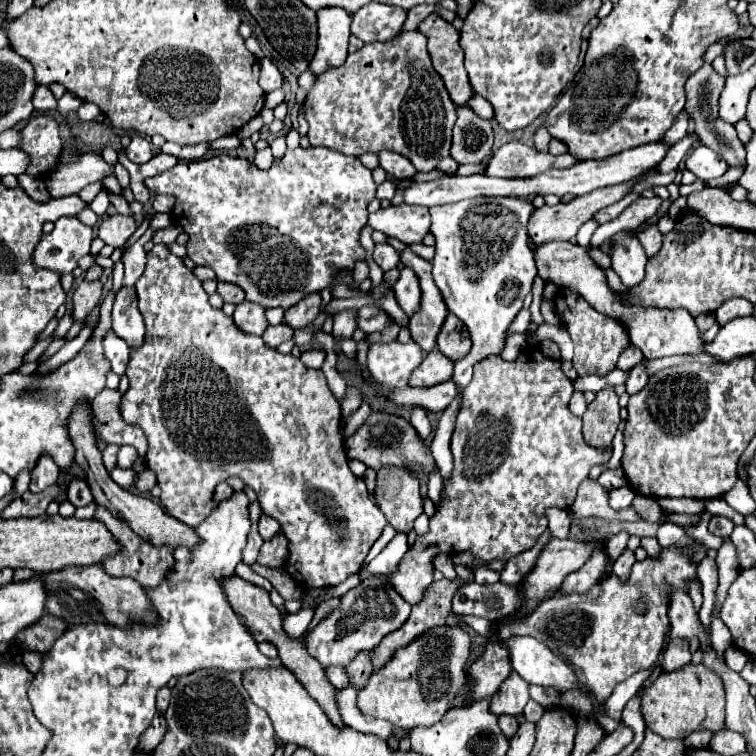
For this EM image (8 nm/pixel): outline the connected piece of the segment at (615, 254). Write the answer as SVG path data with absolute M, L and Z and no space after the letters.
M628 230L618 232L612 236L614 250L610 254L612 258L612 270L620 276L622 284L626 288L634 288L640 284L646 276L646 254L638 238L634 238Z

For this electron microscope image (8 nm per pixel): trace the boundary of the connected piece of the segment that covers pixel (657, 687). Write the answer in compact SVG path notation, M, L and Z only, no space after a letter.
M686 664L672 672L660 672L658 678L640 690L640 708L646 726L662 738L686 738L696 730L724 730L724 686L720 676L706 664Z

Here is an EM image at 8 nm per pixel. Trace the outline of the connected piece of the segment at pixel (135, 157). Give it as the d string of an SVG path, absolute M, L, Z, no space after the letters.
M134 136L130 146L126 148L126 156L134 162L134 164L146 164L152 156L154 156L154 148L148 140L144 140L142 136Z

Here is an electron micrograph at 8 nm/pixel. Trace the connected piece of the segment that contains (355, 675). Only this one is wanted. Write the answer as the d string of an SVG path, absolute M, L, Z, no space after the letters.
M360 652L350 664L348 664L348 674L352 680L352 686L366 686L368 678L372 676L372 662L370 662L370 652Z

